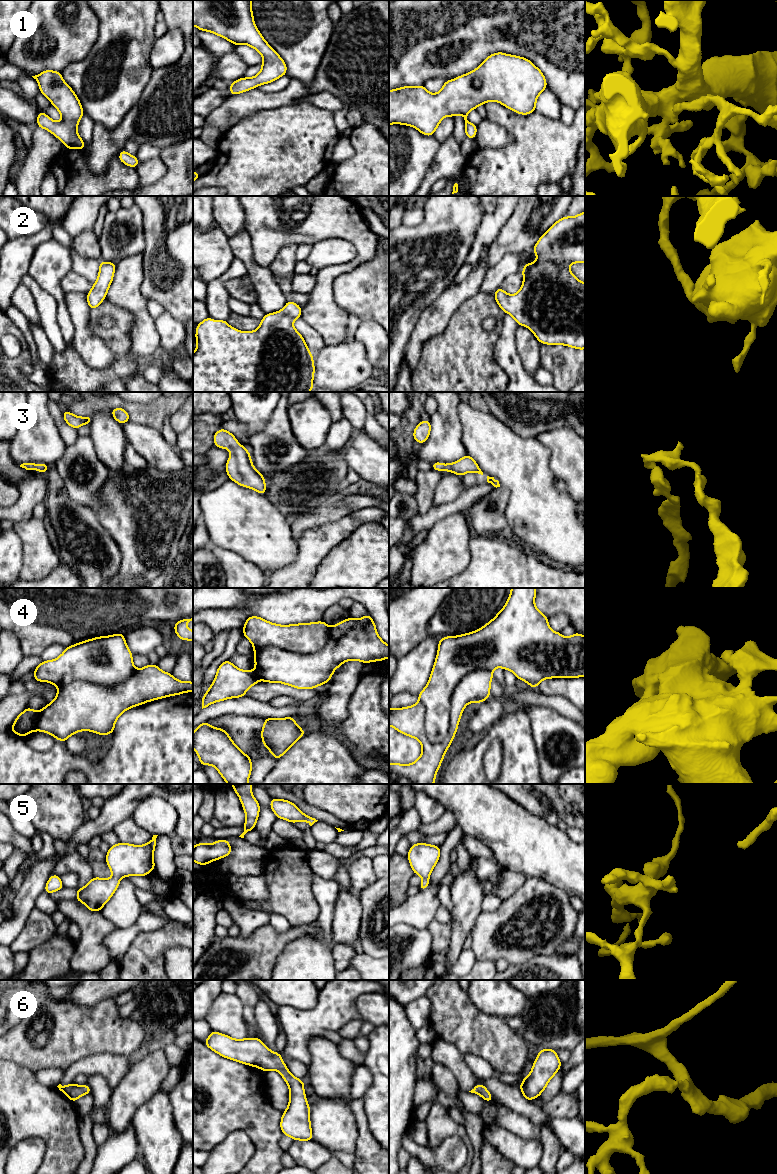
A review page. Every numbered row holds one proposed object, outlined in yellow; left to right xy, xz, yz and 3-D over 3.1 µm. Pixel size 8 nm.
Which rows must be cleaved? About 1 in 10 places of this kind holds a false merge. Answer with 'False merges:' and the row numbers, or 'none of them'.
False merges: none of them

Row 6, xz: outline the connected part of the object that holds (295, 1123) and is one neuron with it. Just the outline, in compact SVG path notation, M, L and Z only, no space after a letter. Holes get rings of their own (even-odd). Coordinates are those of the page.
M211 1031L209 1037L203 1042L208 1048L219 1054L220 1056L243 1063L249 1066L254 1066L265 1072L276 1070L285 1080L289 1087L290 1098L287 1109L282 1113L280 1128L283 1135L286 1135L293 1140L311 1141L313 1134L310 1123L310 1106L307 1103L306 1094L304 1091L304 1083L291 1074L287 1066L283 1062L281 1054L272 1052L259 1038L233 1039L228 1035Z

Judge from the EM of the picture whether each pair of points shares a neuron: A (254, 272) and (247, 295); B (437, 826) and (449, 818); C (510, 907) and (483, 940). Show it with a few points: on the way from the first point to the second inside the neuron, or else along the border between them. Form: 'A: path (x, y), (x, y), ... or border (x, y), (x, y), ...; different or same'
A: border (246, 273), (257, 295), (257, 303); different
B: path (440, 826), (446, 821); same
C: path (506, 915), (491, 932); same

